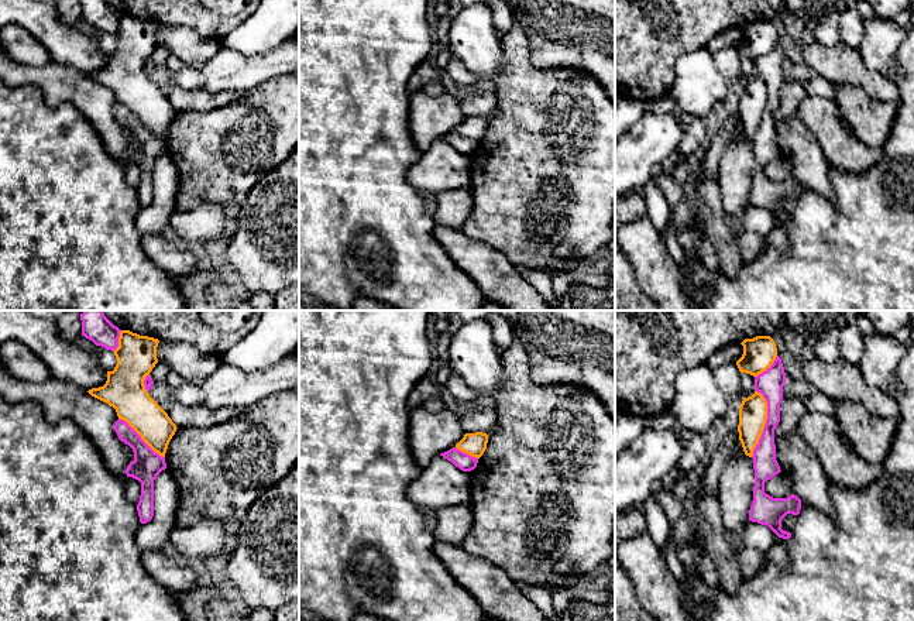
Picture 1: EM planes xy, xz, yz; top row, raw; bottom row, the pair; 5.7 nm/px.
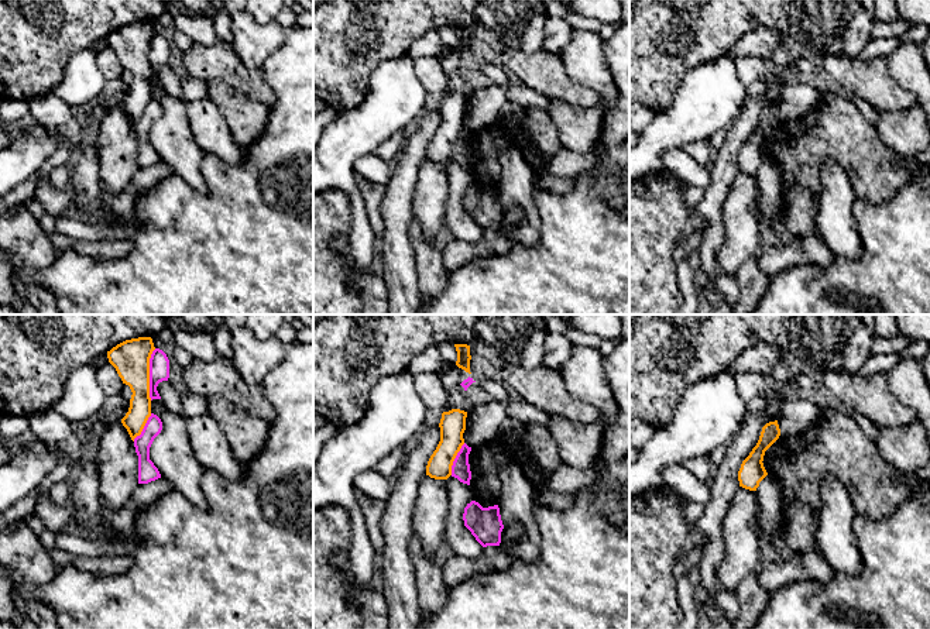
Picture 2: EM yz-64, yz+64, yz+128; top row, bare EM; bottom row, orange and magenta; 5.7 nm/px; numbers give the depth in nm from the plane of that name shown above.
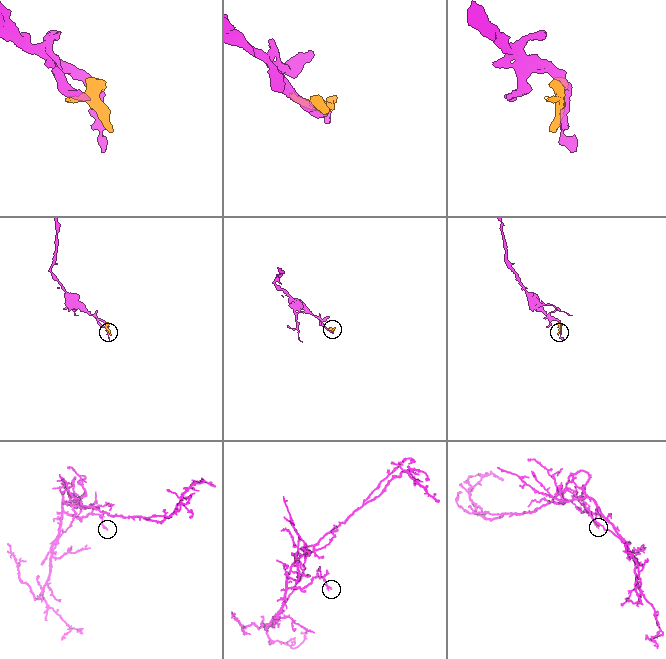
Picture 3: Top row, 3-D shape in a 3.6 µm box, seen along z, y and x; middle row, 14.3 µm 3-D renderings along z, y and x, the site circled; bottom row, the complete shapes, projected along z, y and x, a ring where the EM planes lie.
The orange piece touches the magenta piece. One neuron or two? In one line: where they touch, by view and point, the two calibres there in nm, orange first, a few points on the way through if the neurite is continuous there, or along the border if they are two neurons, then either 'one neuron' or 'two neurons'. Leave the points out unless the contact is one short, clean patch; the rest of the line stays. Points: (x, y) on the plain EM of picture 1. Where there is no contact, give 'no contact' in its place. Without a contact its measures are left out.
contact yz (765, 107); calibres 160 and 150 nm; two neurons

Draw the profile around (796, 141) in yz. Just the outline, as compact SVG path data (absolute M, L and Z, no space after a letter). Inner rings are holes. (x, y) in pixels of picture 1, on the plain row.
M798 113L774 124L776 144L780 154L793 165L793 178L803 188L835 202L835 189L829 179L829 162L811 130Z

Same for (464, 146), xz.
M456 131L441 137L440 140L443 140L444 143L447 143L449 145L451 145L456 151L458 151L463 155L471 155L477 151L478 143L473 141Z

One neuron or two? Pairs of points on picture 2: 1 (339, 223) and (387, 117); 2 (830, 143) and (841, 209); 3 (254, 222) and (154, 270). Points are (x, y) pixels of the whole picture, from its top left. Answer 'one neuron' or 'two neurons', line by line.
1: two neurons
2: two neurons
3: one neuron

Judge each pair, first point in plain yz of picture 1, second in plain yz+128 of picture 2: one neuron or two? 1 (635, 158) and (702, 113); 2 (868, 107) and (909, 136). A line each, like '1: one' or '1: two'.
1: one
2: one

